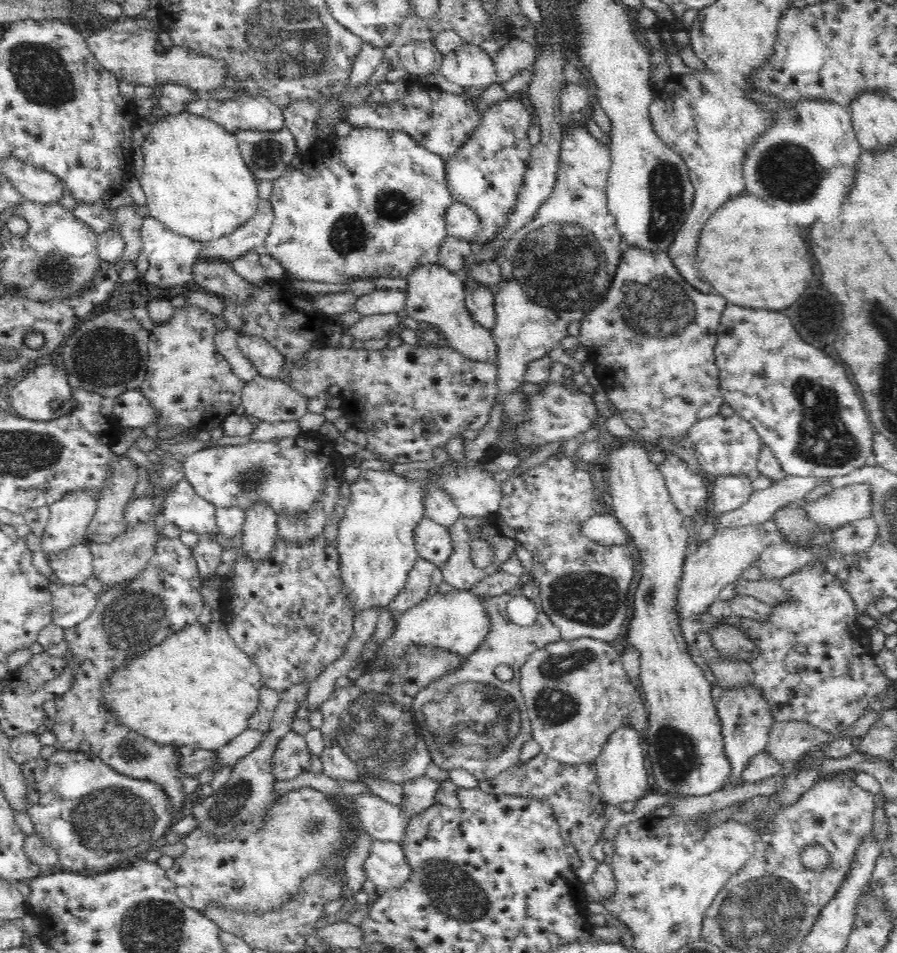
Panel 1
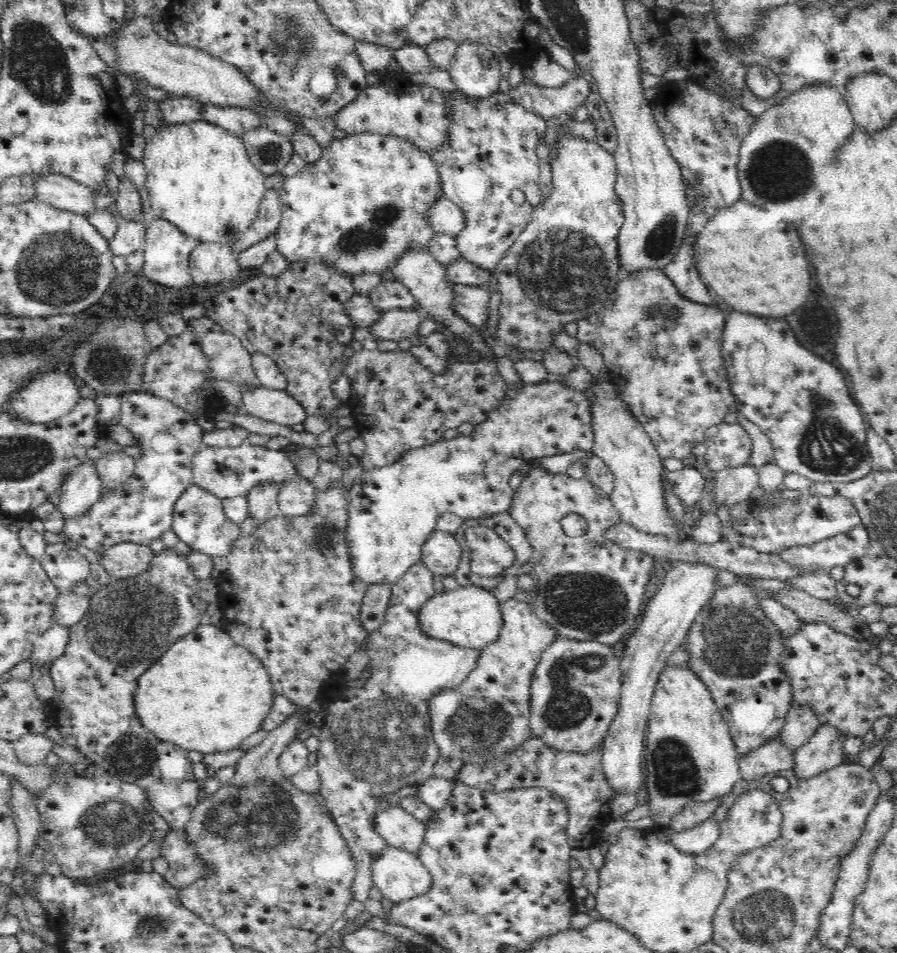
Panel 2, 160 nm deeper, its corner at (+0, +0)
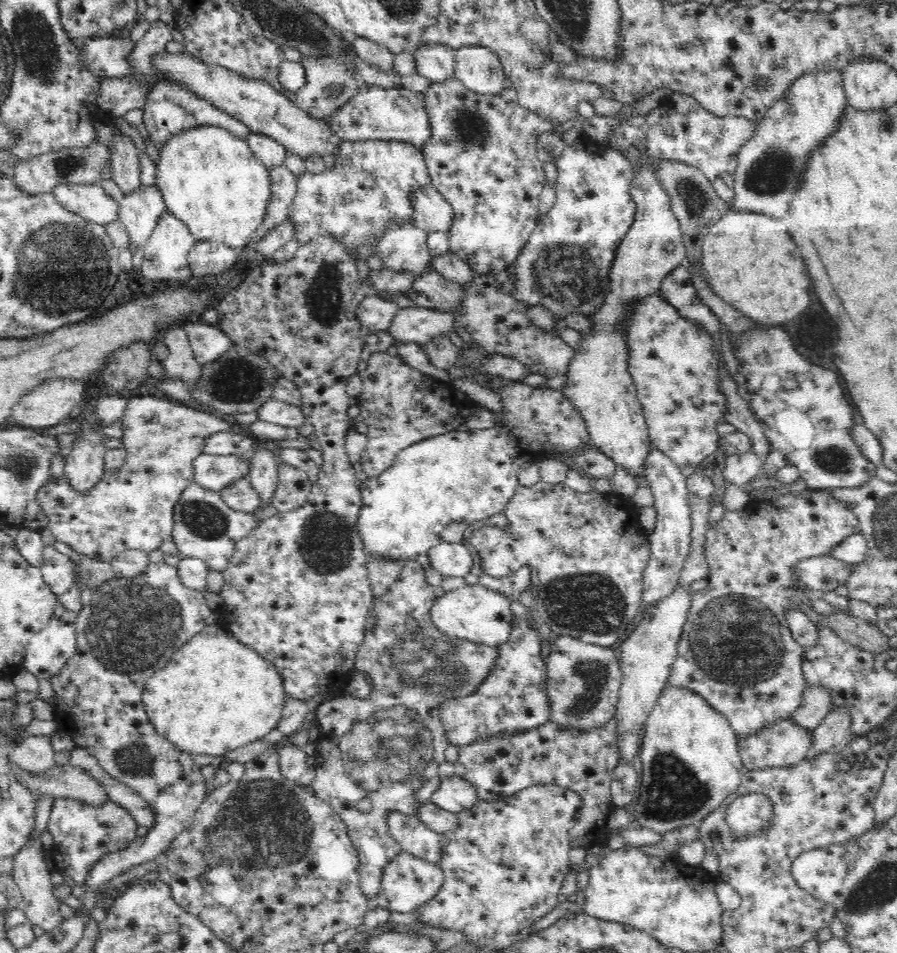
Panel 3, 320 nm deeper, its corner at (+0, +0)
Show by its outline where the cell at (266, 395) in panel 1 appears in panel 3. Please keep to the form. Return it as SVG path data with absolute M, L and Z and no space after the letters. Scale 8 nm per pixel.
M270 398L258 408L258 420L280 424L280 426L293 426L296 429L306 422L304 413L299 405Z

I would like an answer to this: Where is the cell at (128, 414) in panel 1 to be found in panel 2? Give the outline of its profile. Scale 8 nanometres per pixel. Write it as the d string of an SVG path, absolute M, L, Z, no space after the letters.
M143 390L134 393L124 393L121 396L121 420L120 424L132 431L132 435L140 441L141 457L137 460L137 468L128 482L112 490L108 496L101 495L100 500L86 512L82 518L70 518L65 520L61 532L63 538L73 544L80 544L100 554L109 549L114 543L133 542L151 544L153 540L160 538L161 534L171 528L173 508L176 499L193 483L191 458L202 446L201 436L204 429L181 408L174 406L170 401L158 398L156 395L146 393Z

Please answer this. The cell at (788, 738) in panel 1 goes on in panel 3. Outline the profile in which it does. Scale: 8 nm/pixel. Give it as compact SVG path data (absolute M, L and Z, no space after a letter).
M812 686L805 690L800 706L791 715L794 727L810 733L816 729L830 713L829 696L827 690L819 686Z

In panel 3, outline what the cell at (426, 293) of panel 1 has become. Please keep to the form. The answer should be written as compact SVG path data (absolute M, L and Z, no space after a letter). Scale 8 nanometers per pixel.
M412 222L405 226L389 229L386 237L378 247L378 255L383 266L393 272L407 272L416 279L426 272L432 272L432 253L428 248L427 237L424 230L416 228Z

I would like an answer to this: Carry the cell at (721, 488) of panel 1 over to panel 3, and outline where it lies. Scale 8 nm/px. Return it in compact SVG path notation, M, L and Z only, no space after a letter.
M752 450L742 454L732 454L724 462L722 476L727 484L731 484L740 490L744 490L744 484L752 482L763 467L766 466L762 459Z

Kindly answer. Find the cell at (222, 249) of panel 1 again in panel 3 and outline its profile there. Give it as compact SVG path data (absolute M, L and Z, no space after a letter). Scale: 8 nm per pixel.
M286 166L270 169L269 176L271 195L266 212L258 230L250 236L246 248L254 248L258 242L266 237L270 230L286 222L287 210L290 208L295 195L297 177Z

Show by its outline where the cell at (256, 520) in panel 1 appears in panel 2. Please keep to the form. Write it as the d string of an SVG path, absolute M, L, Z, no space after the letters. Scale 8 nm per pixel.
M266 482L256 485L247 494L250 518L254 518L256 526L262 526L281 514L278 502L279 488Z

